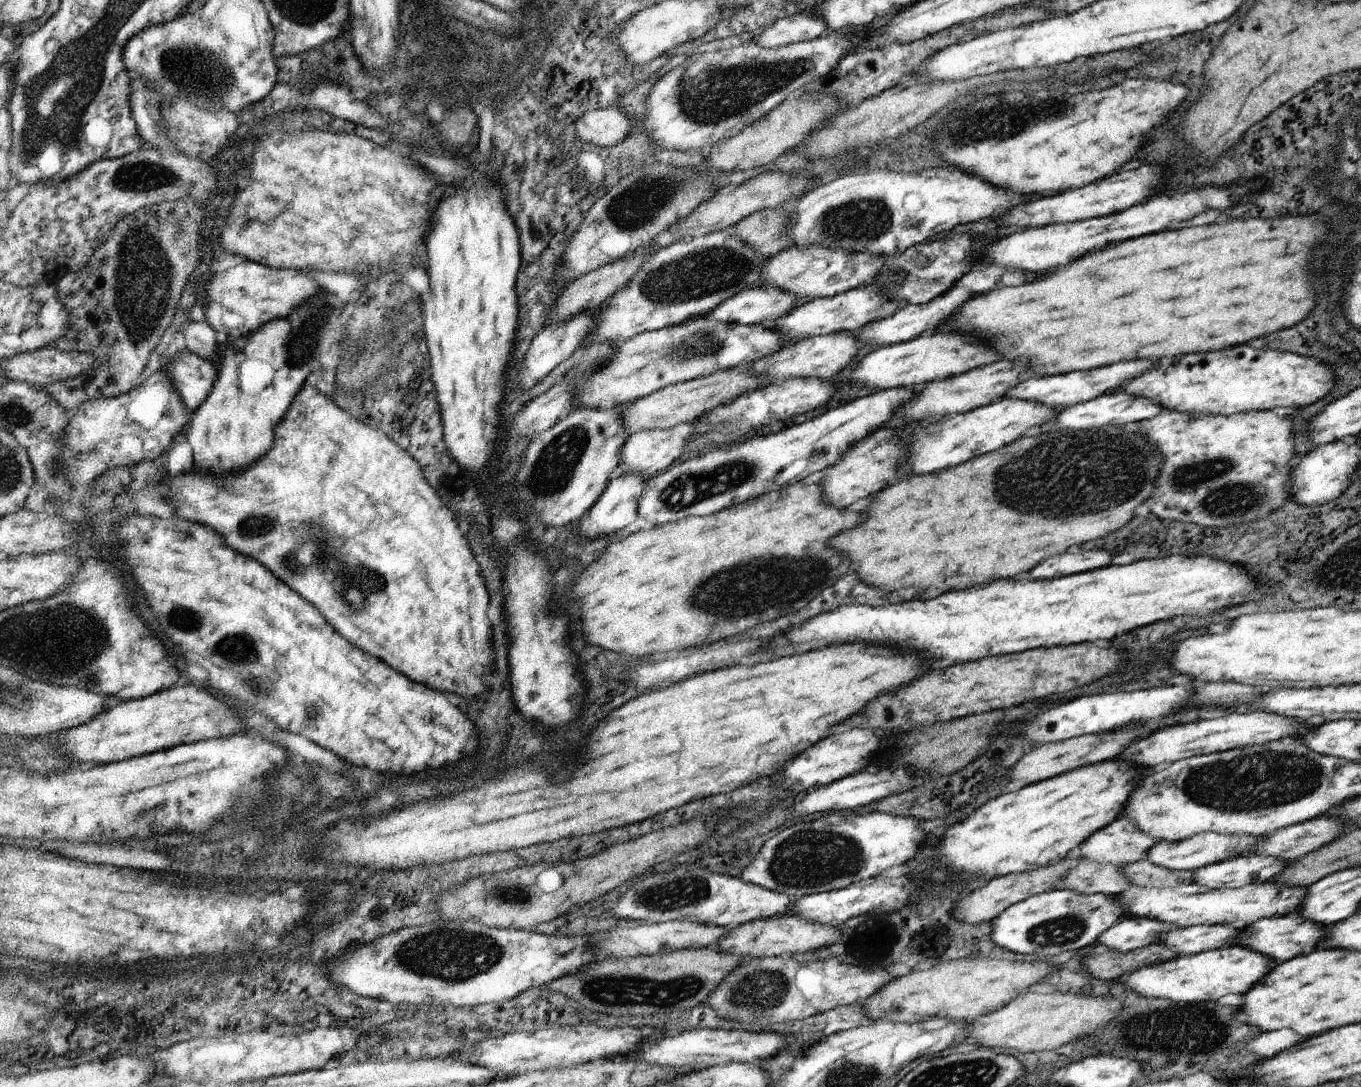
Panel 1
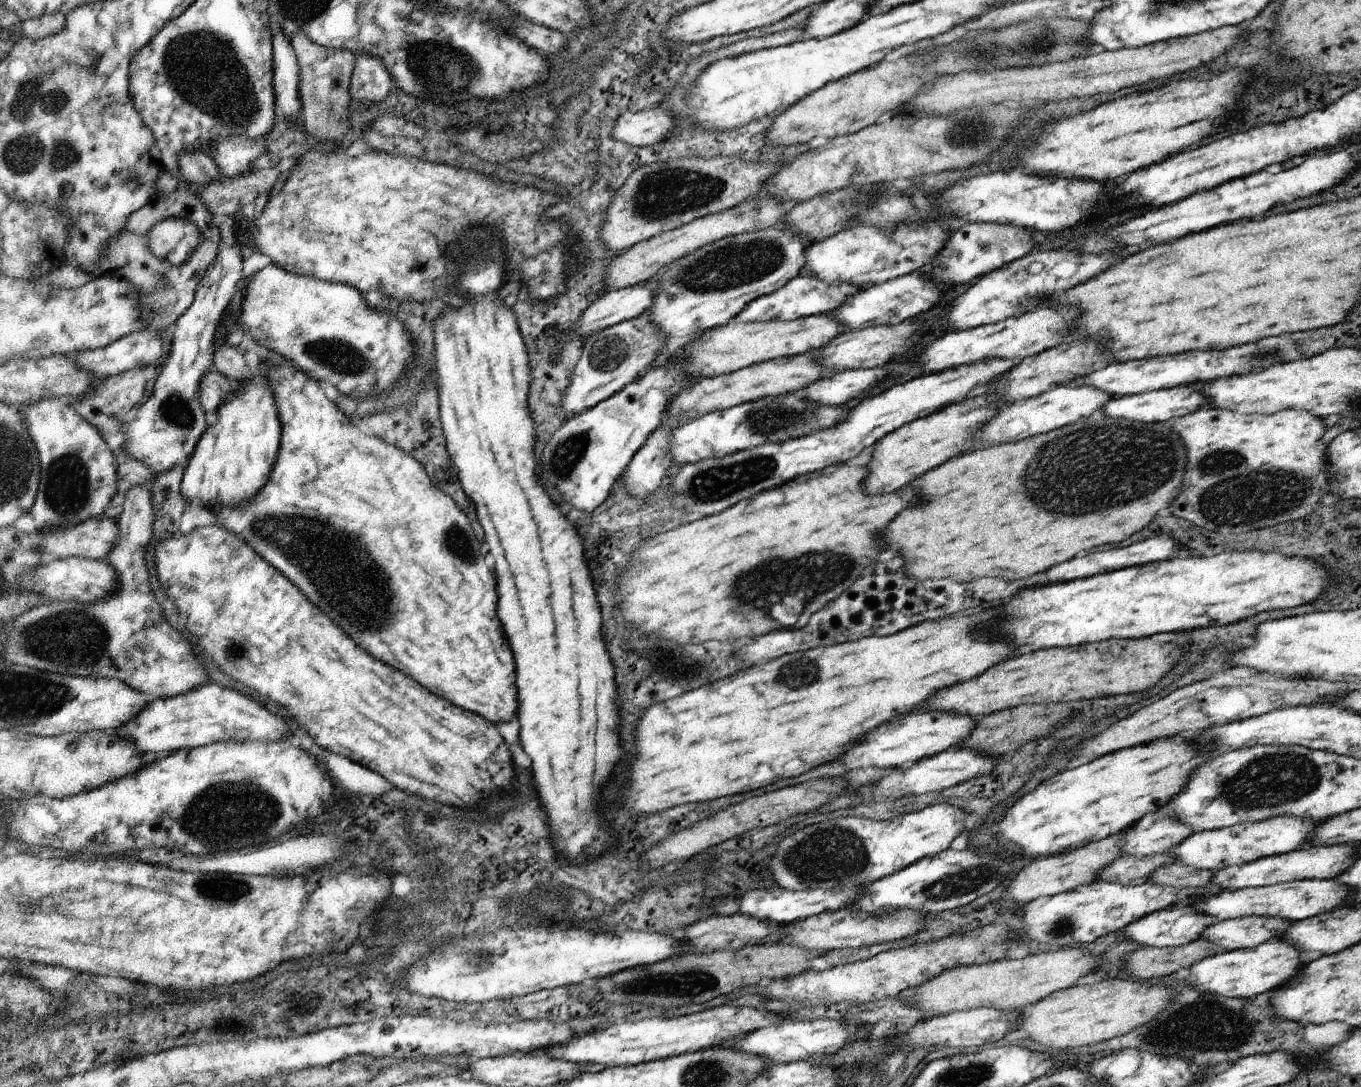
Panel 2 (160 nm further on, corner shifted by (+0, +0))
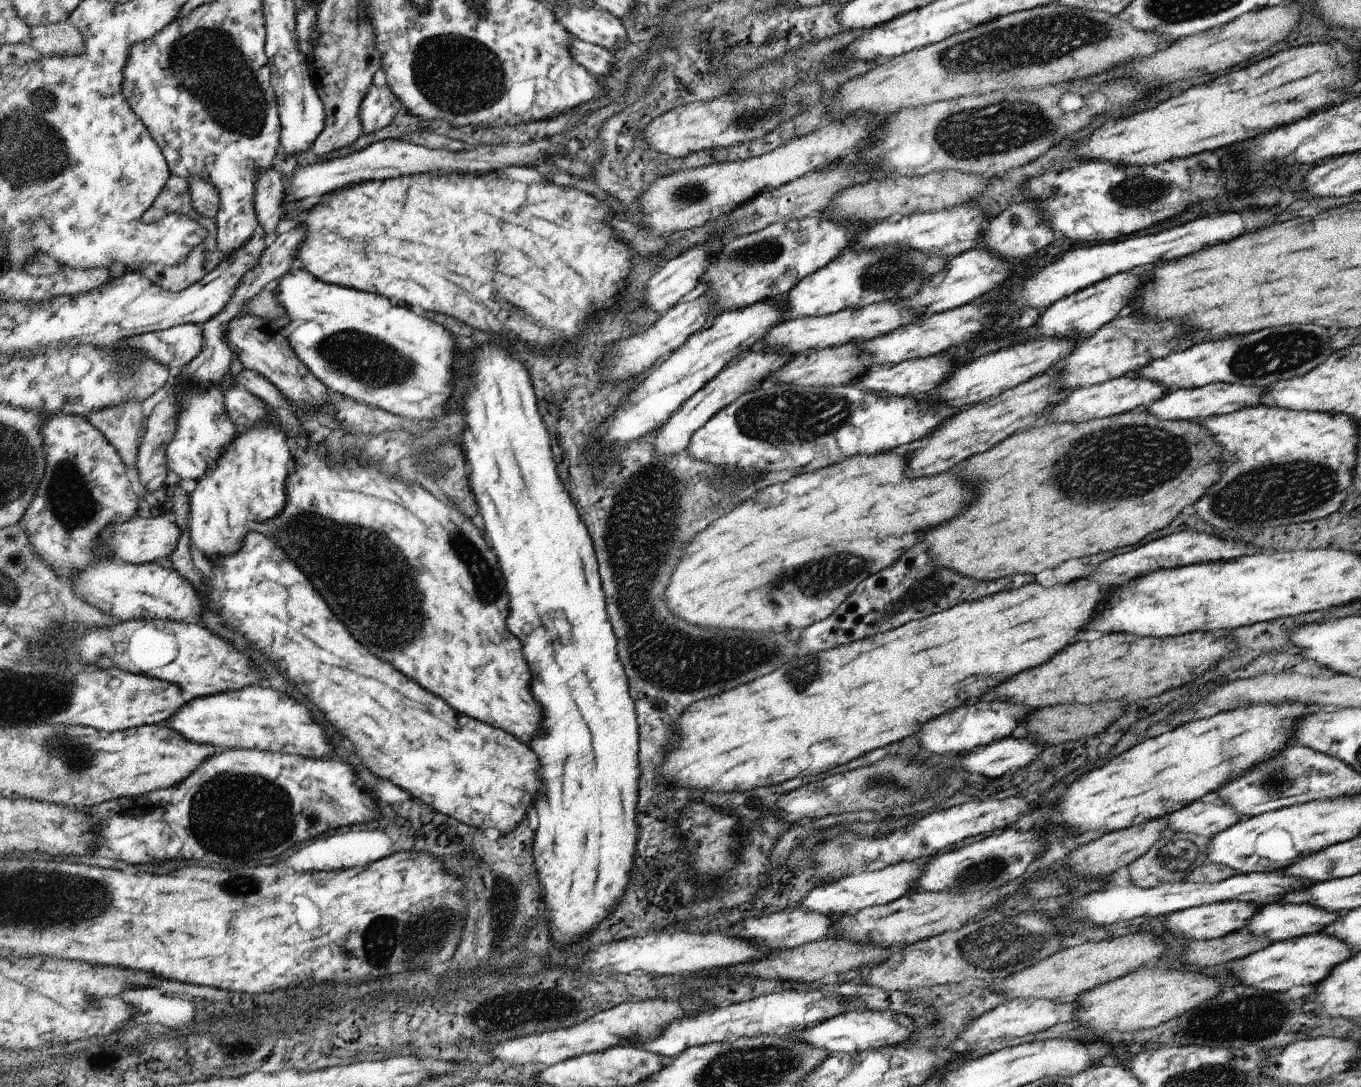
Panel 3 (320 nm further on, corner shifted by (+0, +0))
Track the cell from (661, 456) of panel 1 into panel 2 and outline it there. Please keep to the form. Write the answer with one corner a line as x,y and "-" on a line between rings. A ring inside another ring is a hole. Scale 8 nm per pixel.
798,392
766,396
753,402
711,411
695,417
672,430
670,453
674,467
708,458
721,458
765,443
779,444
815,431
834,427
848,417
849,410
839,405
822,405
806,399

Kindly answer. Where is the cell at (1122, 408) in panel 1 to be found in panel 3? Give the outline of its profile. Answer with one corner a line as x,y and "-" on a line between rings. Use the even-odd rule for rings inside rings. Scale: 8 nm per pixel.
1209,383
1202,387
1177,389
1176,391
1167,392
1163,398
1151,403
1145,410
1160,419
1199,421
1210,416
1229,414
1245,407
1257,406
1260,404
1262,394
1267,389
1237,383

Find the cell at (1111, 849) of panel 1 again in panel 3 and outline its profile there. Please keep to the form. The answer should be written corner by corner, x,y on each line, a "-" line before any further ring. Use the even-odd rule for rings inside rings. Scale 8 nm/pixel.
1217,796
1193,801
1165,817
1168,820
1166,832
1206,837
1213,837
1241,820
1235,809

